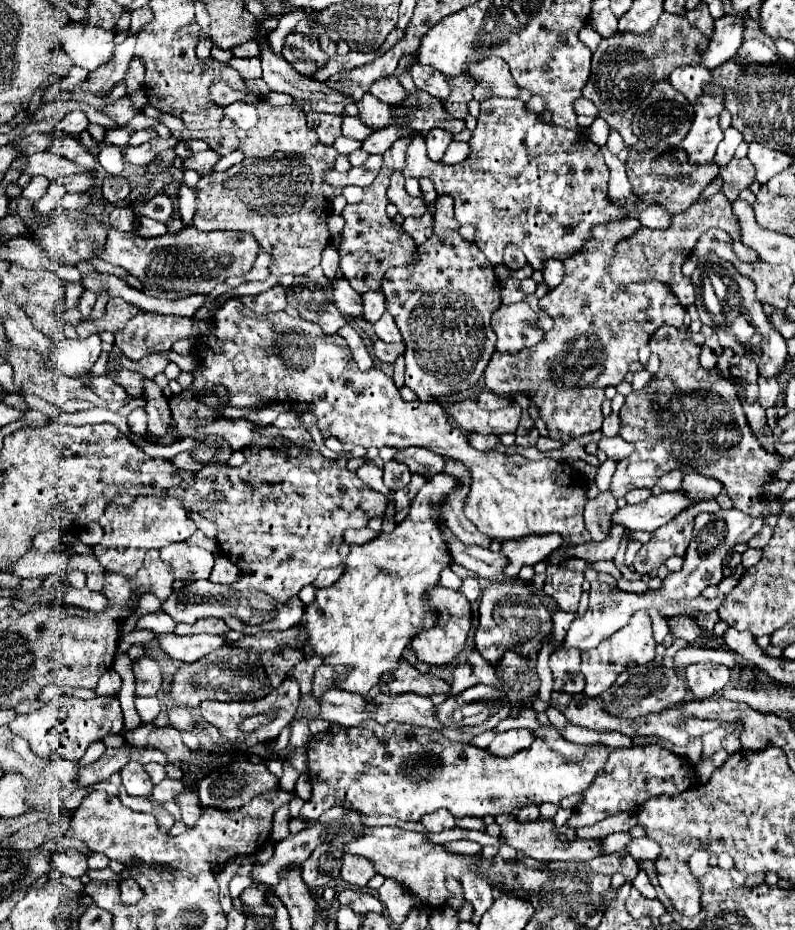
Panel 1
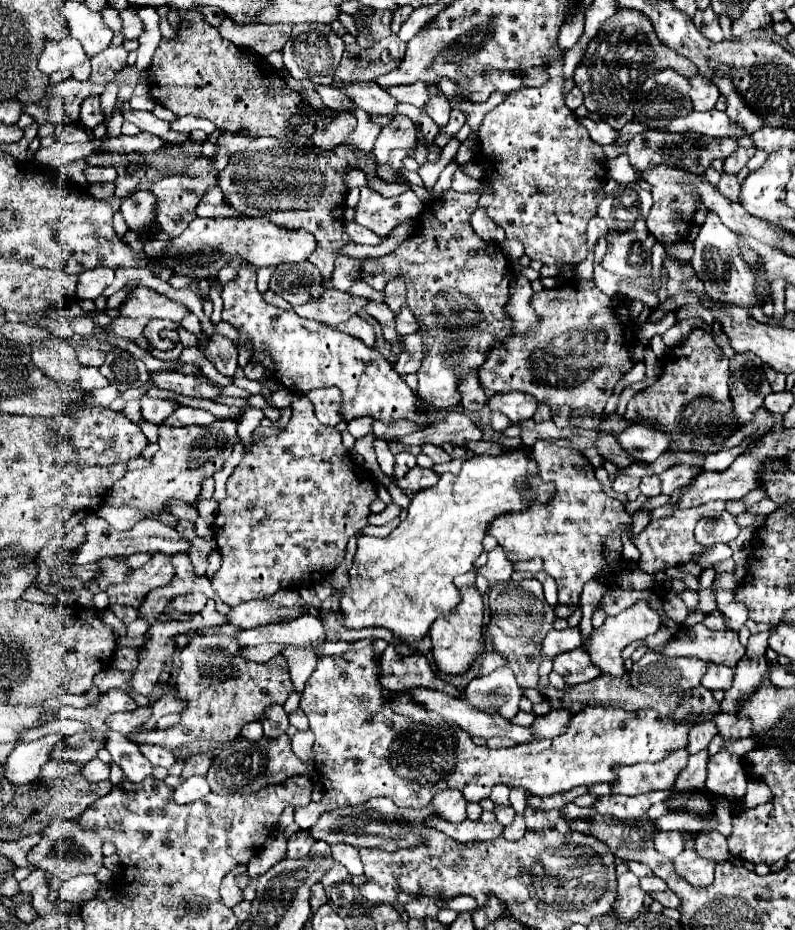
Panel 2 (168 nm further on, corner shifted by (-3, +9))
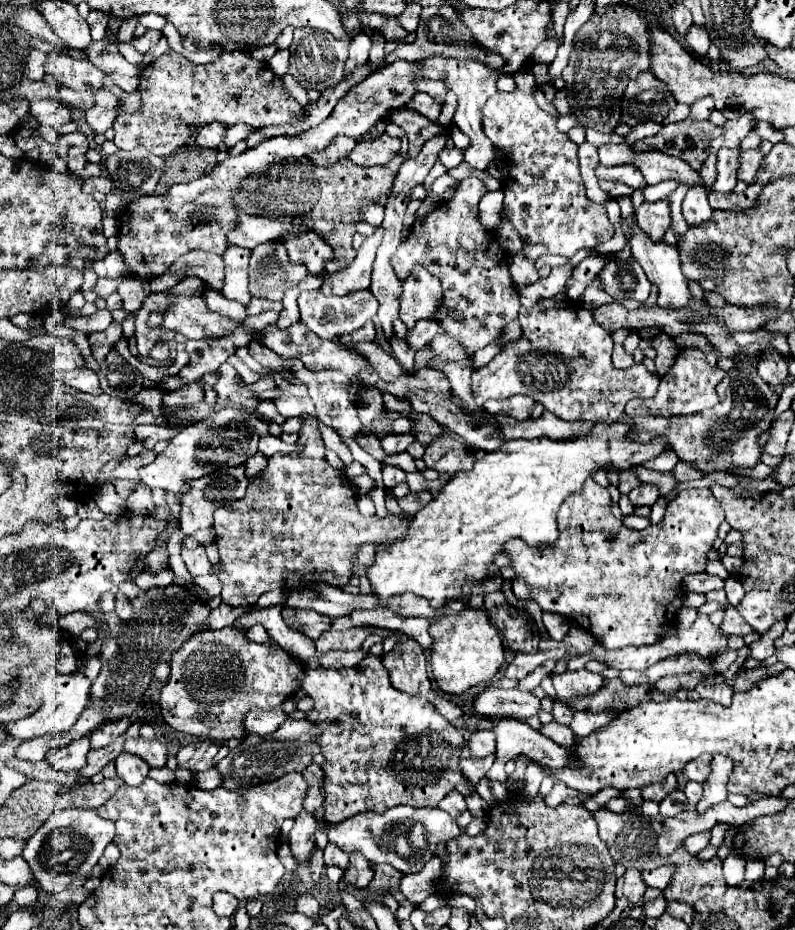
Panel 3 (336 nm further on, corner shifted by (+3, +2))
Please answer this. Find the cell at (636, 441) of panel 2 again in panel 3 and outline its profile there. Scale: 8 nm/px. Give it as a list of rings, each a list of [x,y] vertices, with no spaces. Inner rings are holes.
[[[666,449],[664,453],[660,453],[660,457],[656,457],[656,471],[672,471],[678,463],[678,455],[672,449]]]

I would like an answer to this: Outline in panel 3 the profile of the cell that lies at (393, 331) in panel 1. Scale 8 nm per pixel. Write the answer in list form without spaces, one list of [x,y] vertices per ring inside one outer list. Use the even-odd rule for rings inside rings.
[[[426,319],[422,323],[418,323],[412,331],[412,335],[408,337],[408,343],[410,347],[416,347],[416,349],[422,349],[422,347],[430,347],[432,345],[432,339],[438,335],[438,333],[444,333],[442,325],[434,319]]]

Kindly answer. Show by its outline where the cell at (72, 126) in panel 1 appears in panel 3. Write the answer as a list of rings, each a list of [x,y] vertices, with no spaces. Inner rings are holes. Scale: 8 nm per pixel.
[[[102,87],[94,93],[94,107],[86,111],[86,121],[96,133],[104,133],[108,127],[112,127],[118,115],[116,109],[118,109],[118,97]]]

